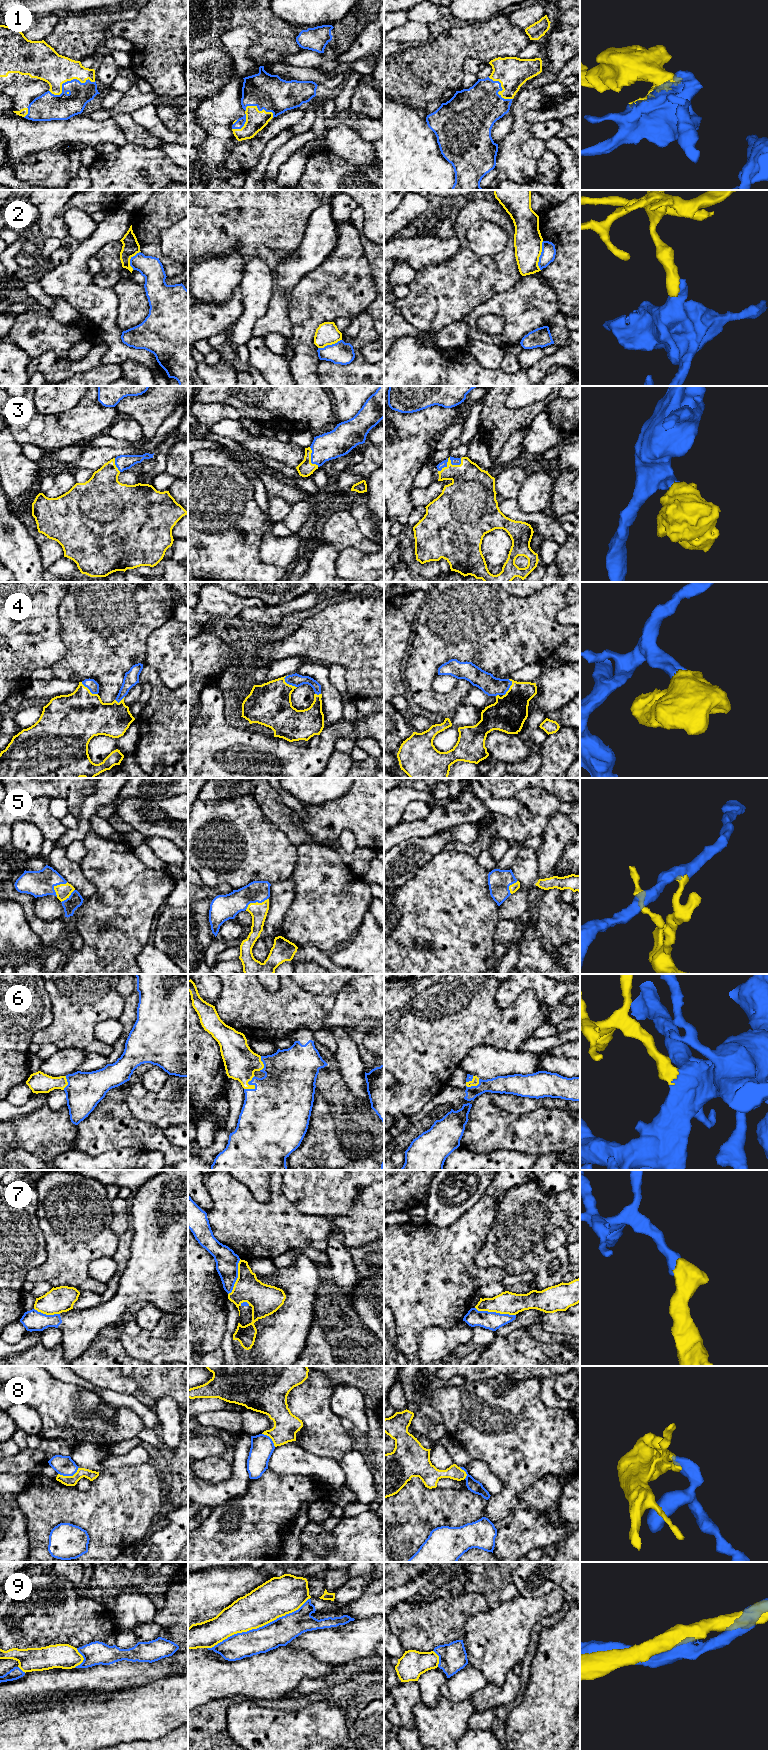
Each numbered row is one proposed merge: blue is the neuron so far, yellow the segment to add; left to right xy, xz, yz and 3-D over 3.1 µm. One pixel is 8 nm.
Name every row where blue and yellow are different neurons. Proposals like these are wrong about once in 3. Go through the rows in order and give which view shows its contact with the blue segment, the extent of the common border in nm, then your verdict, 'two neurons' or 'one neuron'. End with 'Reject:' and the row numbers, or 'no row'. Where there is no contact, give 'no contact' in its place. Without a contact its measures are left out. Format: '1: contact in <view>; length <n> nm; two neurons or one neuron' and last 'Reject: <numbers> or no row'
1: contact in xy; length 380 nm; one neuron
2: contact in yz; length 240 nm; two neurons
3: contact in yz; length 220 nm; one neuron
4: contact in xz; length 130 nm; one neuron
5: contact in xz; length 200 nm; one neuron
6: contact in xz; length 150 nm; one neuron
7: contact in yz; length 340 nm; two neurons
8: contact in xy; length 180 nm; two neurons
9: contact in xz; length 900 nm; two neurons
Reject: 2, 7, 8, 9

